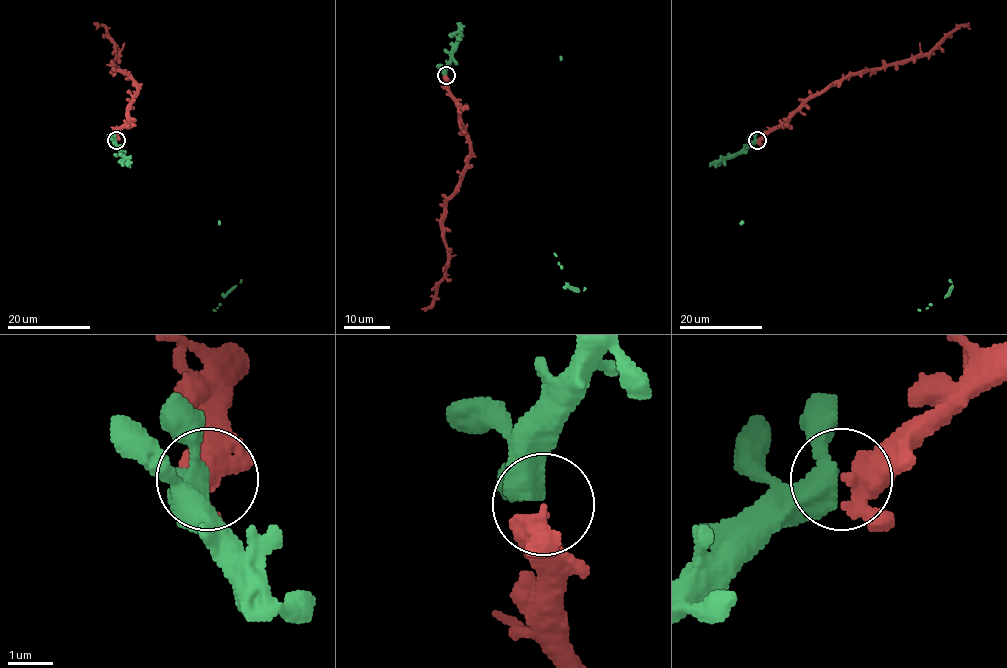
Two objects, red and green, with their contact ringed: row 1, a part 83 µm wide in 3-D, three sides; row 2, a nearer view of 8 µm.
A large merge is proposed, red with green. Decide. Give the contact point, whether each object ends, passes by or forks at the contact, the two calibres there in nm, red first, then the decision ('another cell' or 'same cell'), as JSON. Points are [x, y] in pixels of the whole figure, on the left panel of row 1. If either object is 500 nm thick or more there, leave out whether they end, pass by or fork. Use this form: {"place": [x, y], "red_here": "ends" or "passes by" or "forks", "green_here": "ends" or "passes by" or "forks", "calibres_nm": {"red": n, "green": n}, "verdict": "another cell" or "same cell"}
{"place": [116, 140], "red_here": "passes by", "green_here": "passes by", "calibres_nm": {"red": 440, "green": 440}, "verdict": "same cell"}

